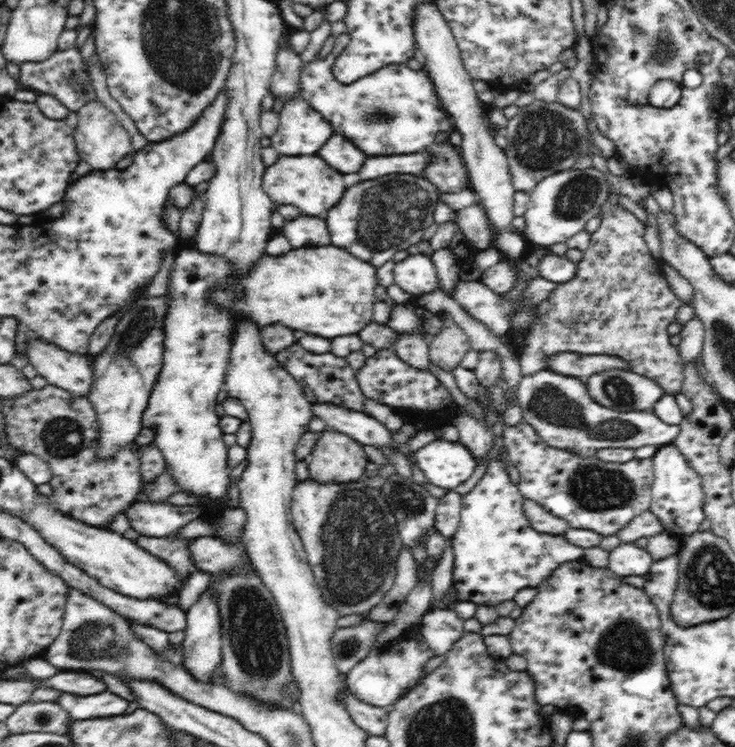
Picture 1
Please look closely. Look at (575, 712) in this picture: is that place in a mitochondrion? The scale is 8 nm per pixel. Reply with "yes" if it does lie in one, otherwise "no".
no

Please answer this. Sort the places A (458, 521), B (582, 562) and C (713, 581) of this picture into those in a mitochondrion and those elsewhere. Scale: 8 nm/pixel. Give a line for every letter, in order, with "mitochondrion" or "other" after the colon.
A: other
B: other
C: mitochondrion

